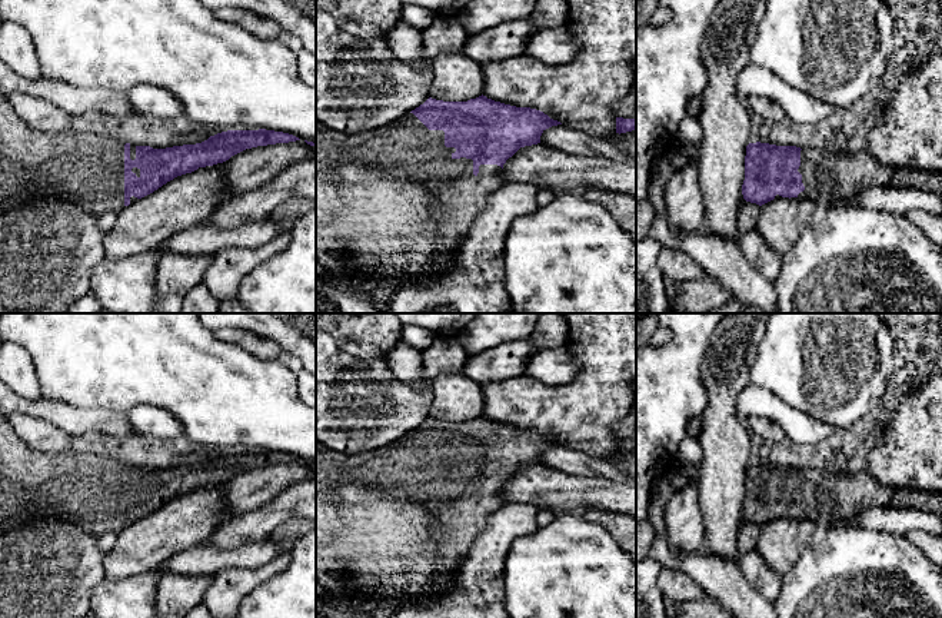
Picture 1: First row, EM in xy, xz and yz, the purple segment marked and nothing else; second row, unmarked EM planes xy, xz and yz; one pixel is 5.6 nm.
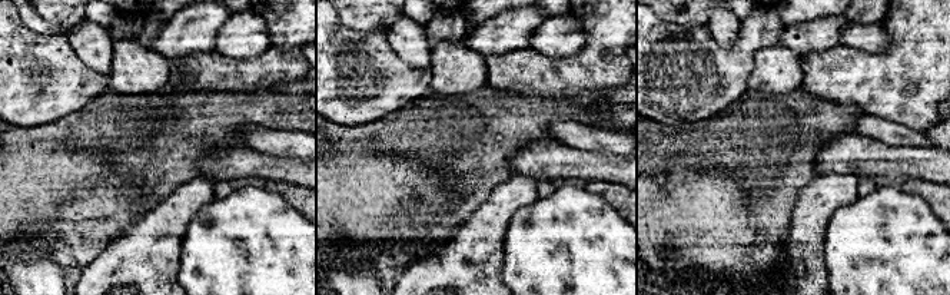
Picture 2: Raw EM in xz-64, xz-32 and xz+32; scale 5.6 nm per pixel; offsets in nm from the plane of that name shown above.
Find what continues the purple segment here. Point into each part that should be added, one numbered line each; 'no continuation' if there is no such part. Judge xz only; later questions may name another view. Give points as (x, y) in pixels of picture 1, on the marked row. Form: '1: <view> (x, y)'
1: xz (392, 202)

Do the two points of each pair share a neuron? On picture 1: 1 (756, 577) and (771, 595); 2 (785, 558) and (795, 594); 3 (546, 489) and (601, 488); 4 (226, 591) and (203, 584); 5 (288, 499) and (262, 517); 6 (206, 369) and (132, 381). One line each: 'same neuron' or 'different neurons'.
1: same neuron
2: different neurons
3: same neuron
4: different neurons
5: same neuron
6: same neuron

